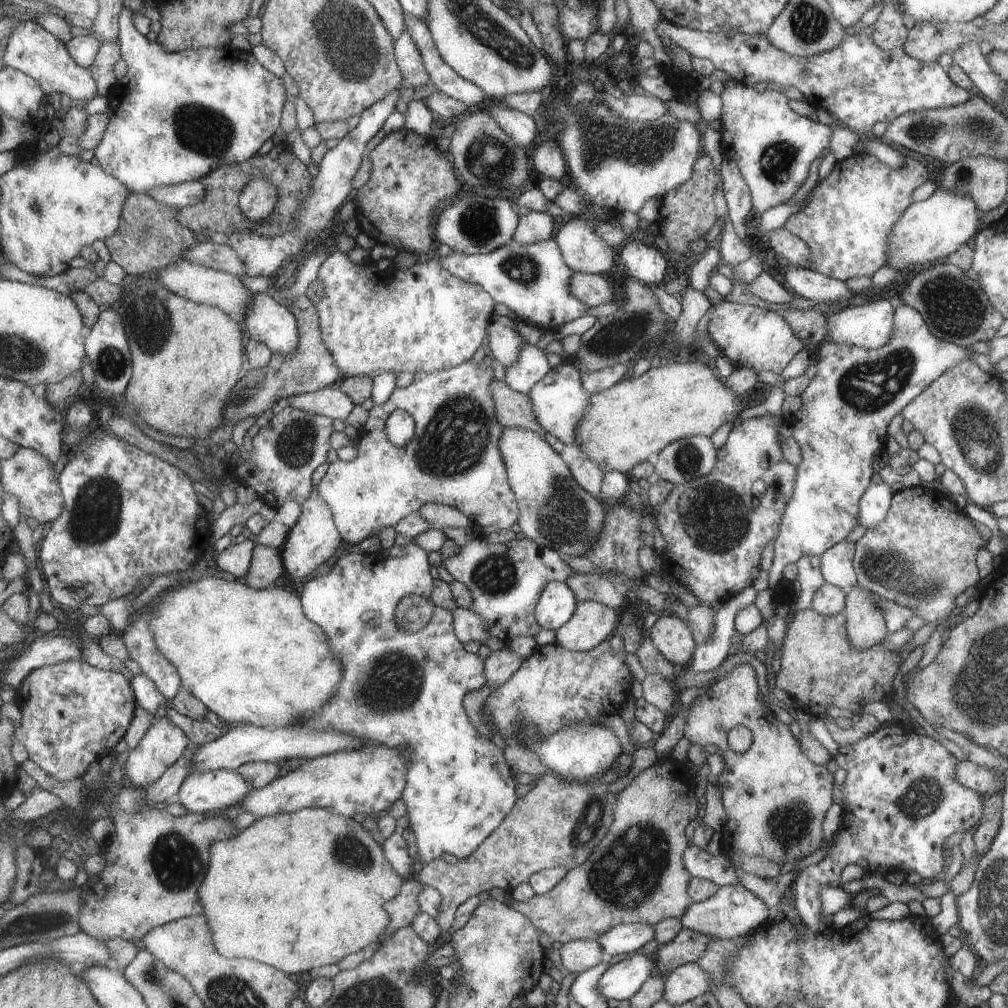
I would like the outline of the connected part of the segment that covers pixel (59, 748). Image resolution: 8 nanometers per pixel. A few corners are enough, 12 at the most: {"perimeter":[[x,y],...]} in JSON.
{"perimeter":[[84,660],[17,688],[17,740],[56,780],[82,778],[136,714],[116,671]]}

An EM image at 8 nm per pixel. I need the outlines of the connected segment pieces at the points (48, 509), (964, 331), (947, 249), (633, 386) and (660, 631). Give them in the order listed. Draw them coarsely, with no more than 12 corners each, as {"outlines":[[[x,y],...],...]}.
{"outlines":[[[20,447],[1,461],[22,515],[52,522],[65,510],[52,463]],[[930,266],[904,288],[938,338],[991,341],[1005,321],[978,281]],[[938,186],[889,234],[894,270],[956,252],[982,226],[970,197]],[[693,357],[591,394],[573,444],[605,473],[712,436],[742,402]],[[676,614],[647,635],[671,663],[688,666],[695,640]]]}

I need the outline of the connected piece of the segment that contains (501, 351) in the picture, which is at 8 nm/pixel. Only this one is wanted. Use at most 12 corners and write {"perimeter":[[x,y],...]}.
{"perimeter":[[508,316],[489,327],[492,354],[504,367],[526,345]]}

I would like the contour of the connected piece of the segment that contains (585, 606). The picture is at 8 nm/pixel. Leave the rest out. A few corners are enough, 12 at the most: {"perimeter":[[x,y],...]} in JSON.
{"perimeter":[[596,601],[577,604],[556,643],[589,651],[612,636],[618,614]]}

